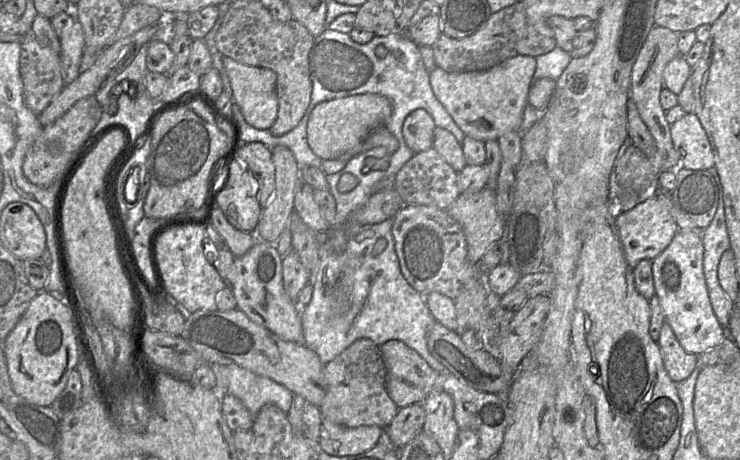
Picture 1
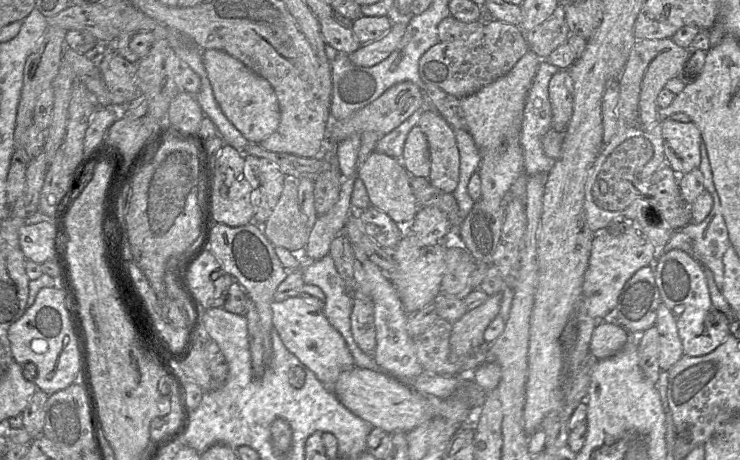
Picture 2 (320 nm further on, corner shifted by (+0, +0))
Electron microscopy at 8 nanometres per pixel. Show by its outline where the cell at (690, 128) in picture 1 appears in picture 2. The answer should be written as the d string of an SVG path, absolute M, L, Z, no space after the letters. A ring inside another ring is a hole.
M671 118L662 121L662 136L666 164L678 175L696 169L701 161L702 135L694 122L679 122Z

